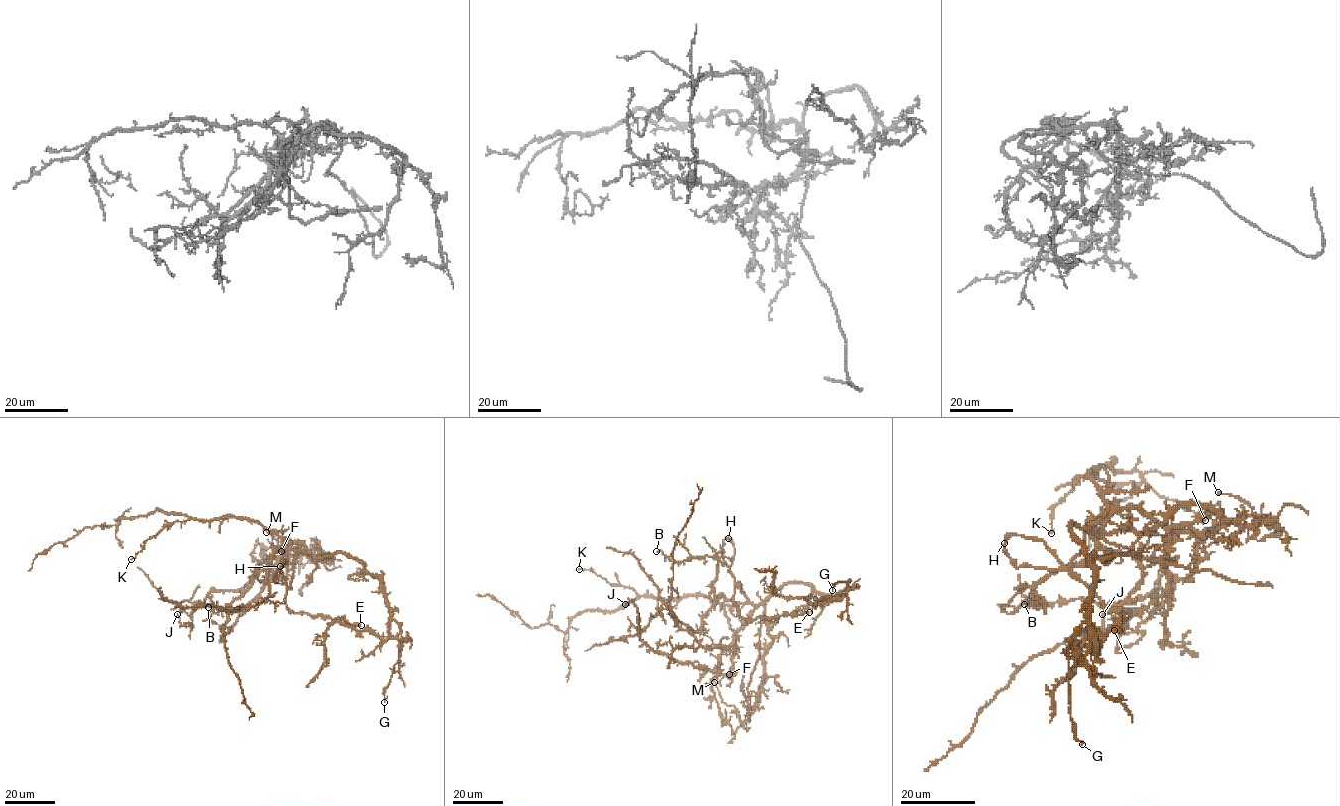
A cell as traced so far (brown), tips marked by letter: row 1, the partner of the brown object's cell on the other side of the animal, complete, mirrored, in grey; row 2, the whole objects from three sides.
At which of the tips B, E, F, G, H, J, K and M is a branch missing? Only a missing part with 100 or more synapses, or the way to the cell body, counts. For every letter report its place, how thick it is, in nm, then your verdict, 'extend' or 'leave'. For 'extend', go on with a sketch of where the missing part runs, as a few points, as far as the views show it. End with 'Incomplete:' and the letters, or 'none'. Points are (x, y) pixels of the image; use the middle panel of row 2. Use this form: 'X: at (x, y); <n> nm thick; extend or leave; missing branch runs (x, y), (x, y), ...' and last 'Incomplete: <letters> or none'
B: at (656, 551); 150 nm thick; leave
E: at (809, 612); 750 nm thick; leave
F: at (729, 674); 180 nm thick; leave
G: at (832, 590); 280 nm thick; leave
H: at (728, 538); 280 nm thick; leave
J: at (625, 604); 150 nm thick; leave
K: at (579, 569); 140 nm thick; leave
M: at (714, 682); 170 nm thick; leave
Incomplete: none

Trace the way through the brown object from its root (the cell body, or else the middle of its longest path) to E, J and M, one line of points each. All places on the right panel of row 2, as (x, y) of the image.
E: (1101, 521), (1087, 529), (1083, 548), (1072, 562), (1072, 572), (1105, 606), (1126, 612), (1114, 630)
J: (1101, 521), (1138, 508), (1199, 536), (1196, 569), (1133, 631), (1099, 631), (1102, 614)
M: (1101, 521), (1104, 533), (1149, 533), (1181, 505), (1197, 504), (1244, 525), (1276, 527), (1247, 502), (1218, 492)

